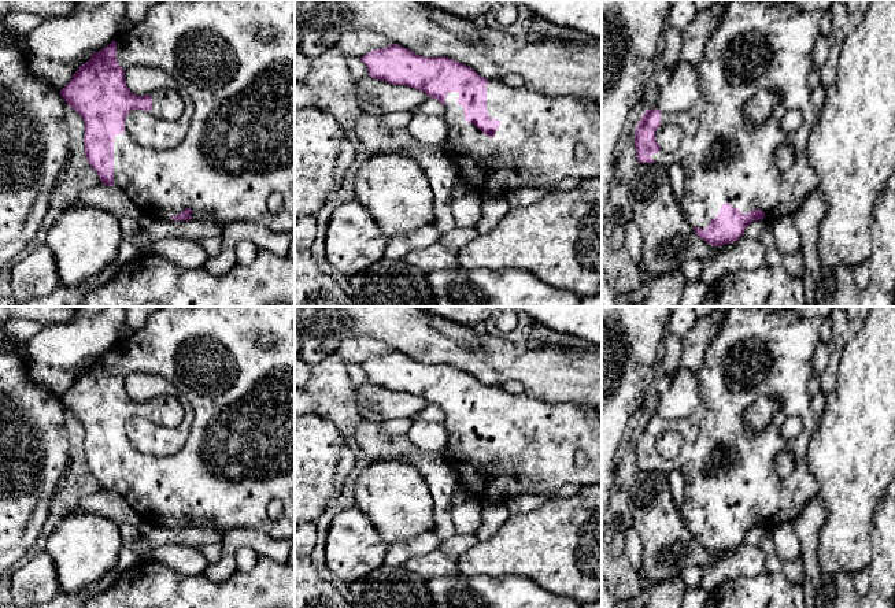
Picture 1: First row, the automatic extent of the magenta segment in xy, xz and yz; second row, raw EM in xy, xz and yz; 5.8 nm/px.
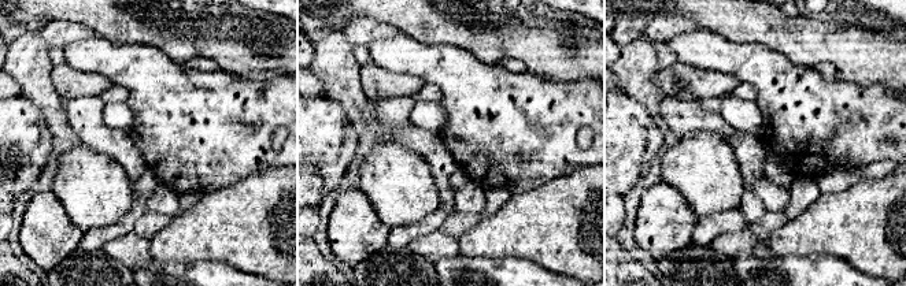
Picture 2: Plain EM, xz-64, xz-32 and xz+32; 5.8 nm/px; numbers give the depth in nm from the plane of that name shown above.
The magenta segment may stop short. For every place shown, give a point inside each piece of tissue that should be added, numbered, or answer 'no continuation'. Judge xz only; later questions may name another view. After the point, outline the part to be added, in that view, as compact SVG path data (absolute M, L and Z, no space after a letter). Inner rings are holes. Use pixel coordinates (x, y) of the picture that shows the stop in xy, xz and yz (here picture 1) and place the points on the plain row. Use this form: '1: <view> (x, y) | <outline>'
1: xz (542, 447) | M488 385L487 392L487 418L491 426L499 426L500 433L495 438L495 442L491 445L484 441L480 435L477 435L473 430L469 430L465 426L463 414L458 411L458 398L451 398L447 401L443 426L448 434L448 445L445 451L441 453L447 466L454 471L456 482L462 483L467 492L476 496L480 500L480 504L504 504L507 500L522 497L522 496L532 496L539 500L547 500L555 497L556 490L566 485L566 483L576 483L581 486L589 485L602 485L602 415L598 409L592 407L578 405L578 404L547 404L544 401L532 398L526 394L515 396L506 392L502 386L491 386Z

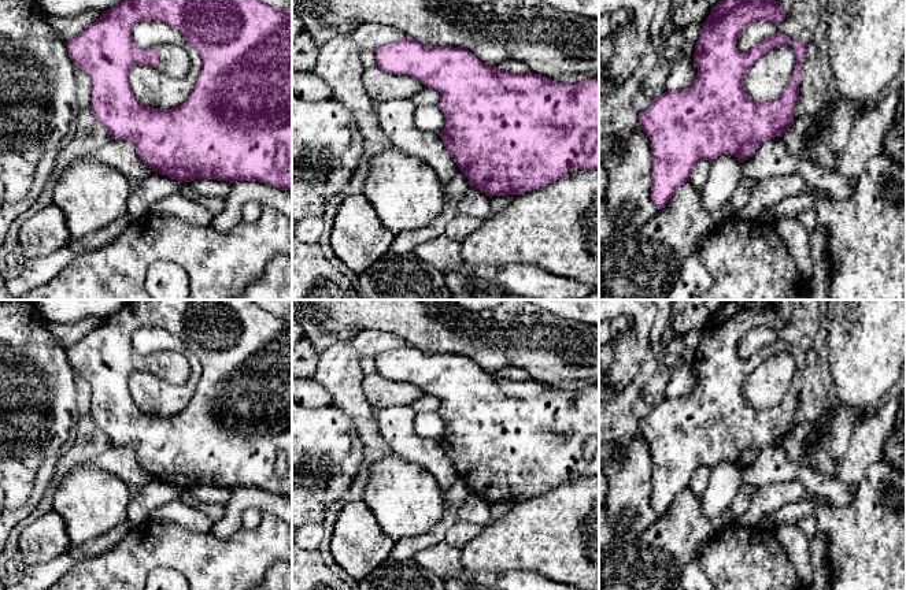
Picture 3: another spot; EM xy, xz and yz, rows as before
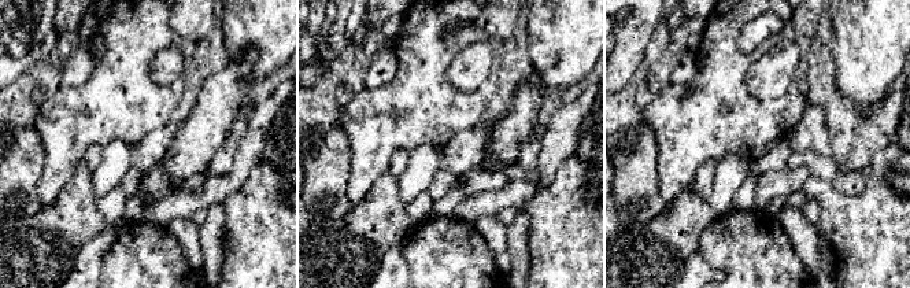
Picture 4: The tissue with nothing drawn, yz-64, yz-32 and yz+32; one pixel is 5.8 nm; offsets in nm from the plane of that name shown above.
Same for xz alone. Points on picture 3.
no continuation

